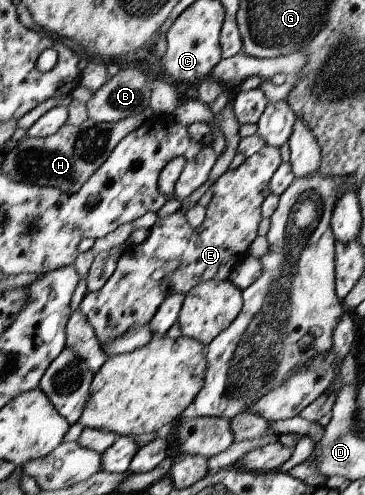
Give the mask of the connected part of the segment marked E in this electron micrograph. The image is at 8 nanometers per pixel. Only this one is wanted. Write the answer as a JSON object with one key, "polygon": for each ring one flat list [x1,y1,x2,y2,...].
{"polygon":[[266,146,255,152,235,170,229,170,217,178,211,187,213,197,206,206,206,217,200,227,192,227,185,214,175,211,165,218,158,218,149,229,149,235,141,244,126,247,117,262,115,272,97,292,87,292,80,302,79,309,97,336,99,346,105,342,123,336,125,332,145,327,171,295,186,293,197,284,208,280,225,281,231,276,235,267,248,255,249,246,258,235,262,217,262,204,270,195,270,180,281,166,279,148]]}

